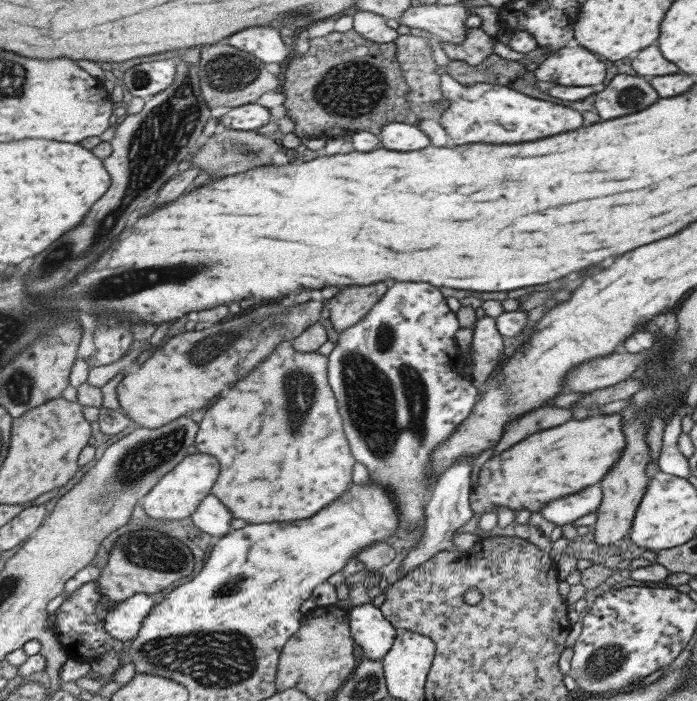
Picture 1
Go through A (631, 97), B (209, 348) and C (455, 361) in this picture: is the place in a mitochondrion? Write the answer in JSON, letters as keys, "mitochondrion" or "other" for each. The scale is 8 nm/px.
{"A":"mitochondrion","B":"mitochondrion","C":"other"}

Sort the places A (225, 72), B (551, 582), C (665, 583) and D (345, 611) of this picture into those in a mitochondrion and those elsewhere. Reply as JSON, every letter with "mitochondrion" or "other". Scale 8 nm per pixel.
{"A":"mitochondrion","B":"other","C":"other","D":"other"}

